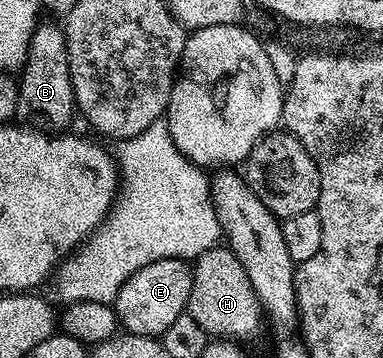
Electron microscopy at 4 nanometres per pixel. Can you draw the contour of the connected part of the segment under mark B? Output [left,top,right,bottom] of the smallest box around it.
[18,20,77,131]

